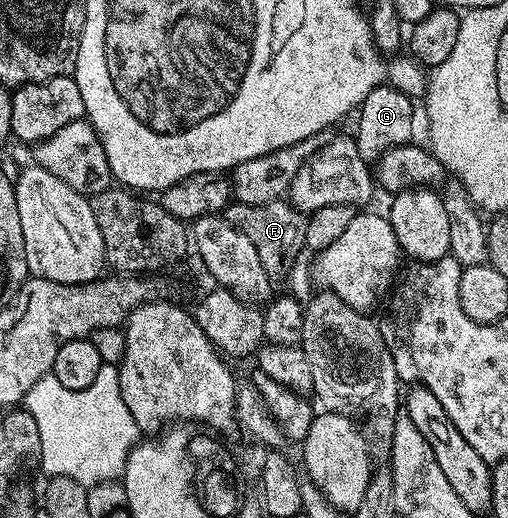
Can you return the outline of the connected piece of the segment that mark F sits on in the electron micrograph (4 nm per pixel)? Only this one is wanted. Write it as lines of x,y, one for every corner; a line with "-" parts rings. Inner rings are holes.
279,199
263,205
249,205
234,201
226,206
224,216
228,223
232,223
232,227
236,227
236,231
241,231
256,246
256,252
260,254
260,263
270,276
271,282
278,283
289,275
298,252
303,252
306,244
304,231
307,214
294,208
289,200

